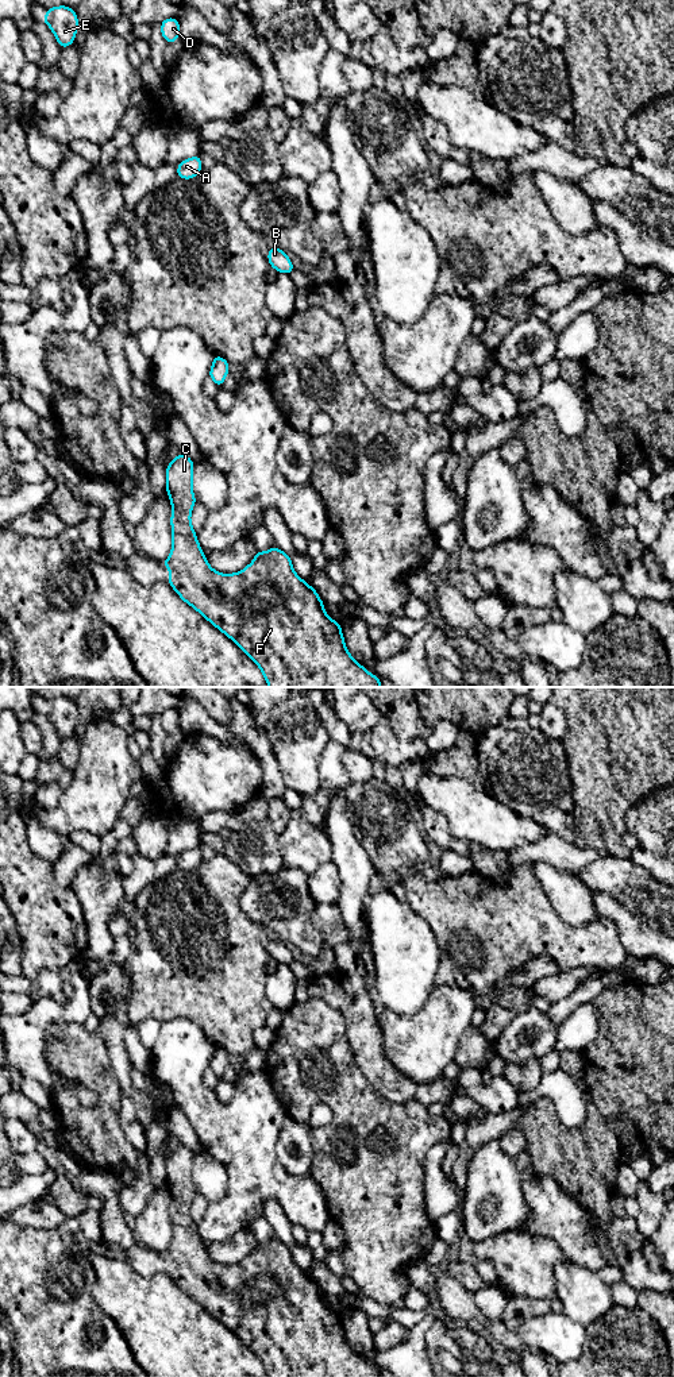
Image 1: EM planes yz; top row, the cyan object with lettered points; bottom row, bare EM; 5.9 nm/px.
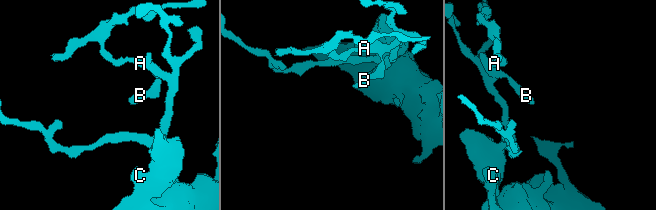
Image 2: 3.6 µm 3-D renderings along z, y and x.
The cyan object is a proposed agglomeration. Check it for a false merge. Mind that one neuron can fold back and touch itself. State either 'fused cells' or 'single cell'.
single cell

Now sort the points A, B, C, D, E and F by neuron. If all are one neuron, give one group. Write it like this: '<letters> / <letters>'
A B C D E F

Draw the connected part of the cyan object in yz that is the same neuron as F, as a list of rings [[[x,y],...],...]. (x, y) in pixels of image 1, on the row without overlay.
[[[181,1143],[166,1157],[166,1184],[173,1200],[172,1243],[162,1256],[172,1265],[167,1272],[172,1280],[259,1358],[267,1377],[382,1377],[377,1366],[370,1365],[350,1346],[342,1315],[328,1308],[316,1281],[296,1265],[290,1247],[277,1237],[266,1243],[257,1241],[254,1251],[239,1264],[220,1265],[208,1256],[190,1212],[197,1193],[192,1180],[193,1156],[195,1153]]]

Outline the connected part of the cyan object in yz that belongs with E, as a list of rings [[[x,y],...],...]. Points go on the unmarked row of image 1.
[[[66,697],[47,699],[42,713],[50,718],[61,740],[74,734],[78,709],[73,699]]]

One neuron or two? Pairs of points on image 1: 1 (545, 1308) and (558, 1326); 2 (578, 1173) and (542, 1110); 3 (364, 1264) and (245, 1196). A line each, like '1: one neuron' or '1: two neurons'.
1: two neurons
2: one neuron
3: two neurons

